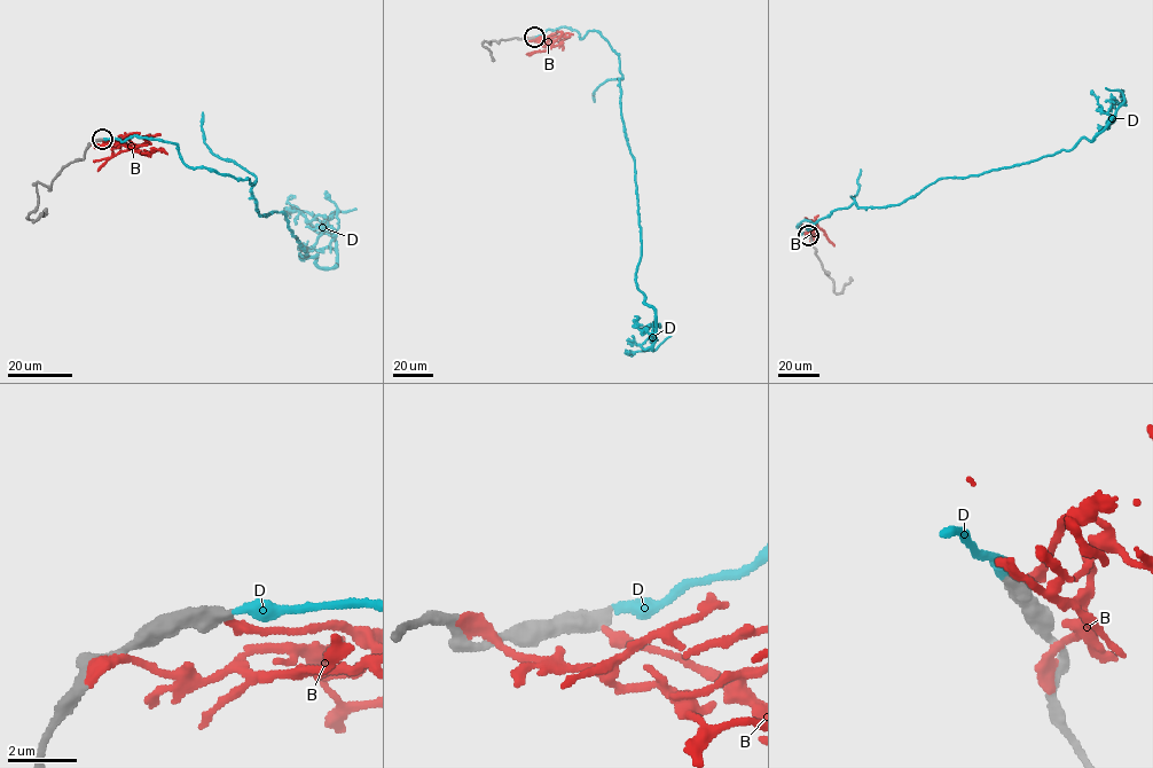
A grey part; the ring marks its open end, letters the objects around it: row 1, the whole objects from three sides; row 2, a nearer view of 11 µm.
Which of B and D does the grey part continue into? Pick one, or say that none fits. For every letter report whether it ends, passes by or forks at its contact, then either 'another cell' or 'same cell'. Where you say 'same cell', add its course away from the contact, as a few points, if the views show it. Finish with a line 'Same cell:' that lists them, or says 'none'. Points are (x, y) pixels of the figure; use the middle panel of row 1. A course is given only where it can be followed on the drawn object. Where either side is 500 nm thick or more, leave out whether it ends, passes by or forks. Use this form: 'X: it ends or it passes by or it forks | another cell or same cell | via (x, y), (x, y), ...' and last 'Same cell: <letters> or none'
B: another cell
D: it ends | same cell | via (534, 37), (596, 30), (619, 56), (641, 243), (635, 282), (657, 337), (649, 351), (627, 350)
Same cell: D

